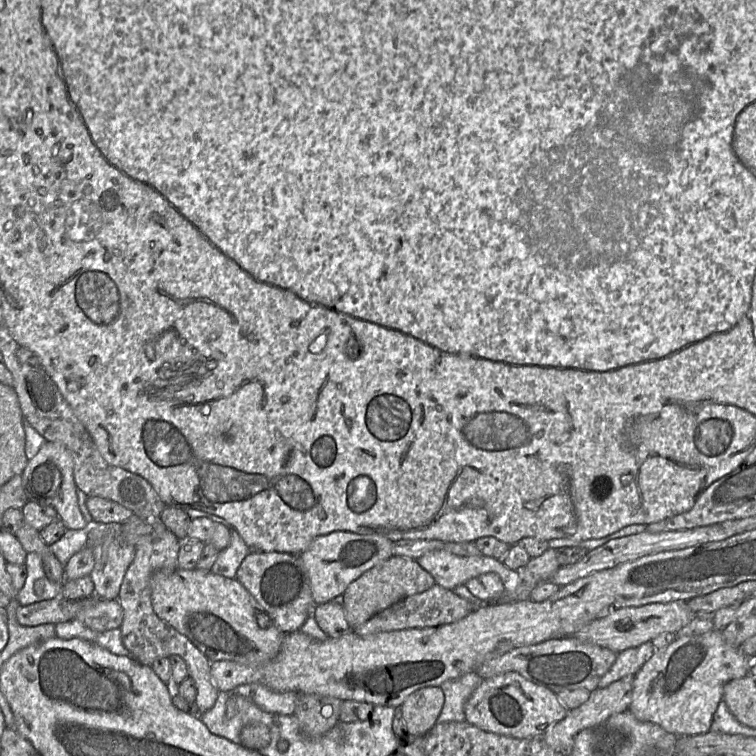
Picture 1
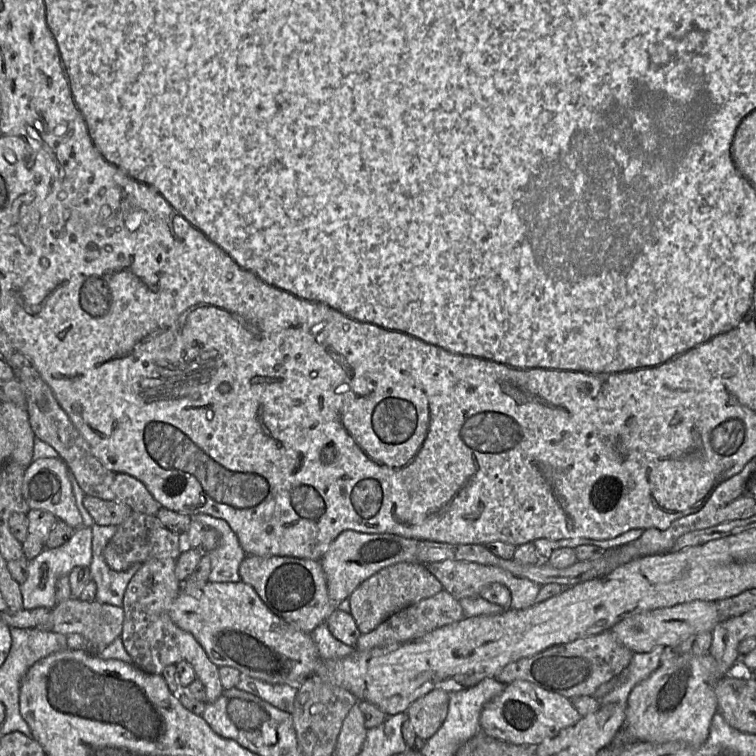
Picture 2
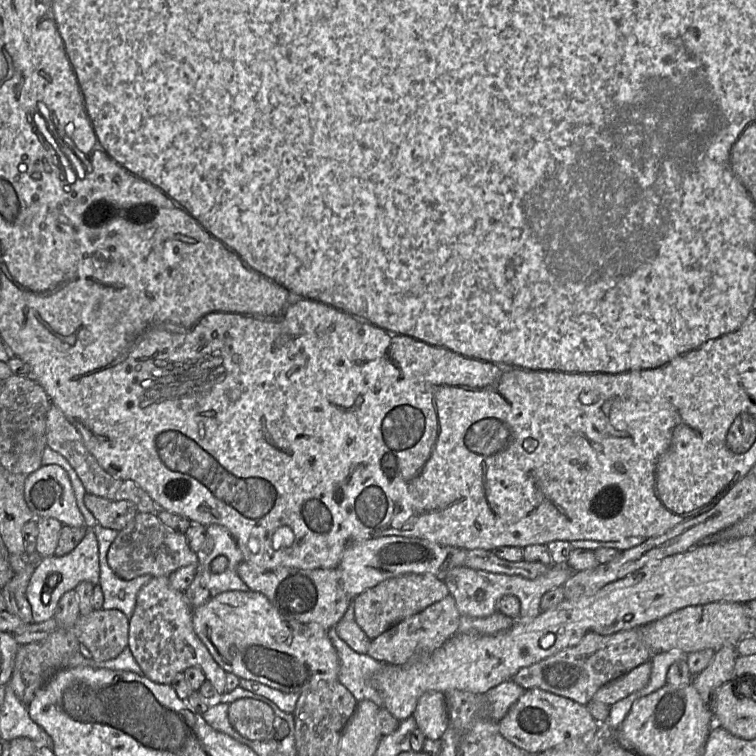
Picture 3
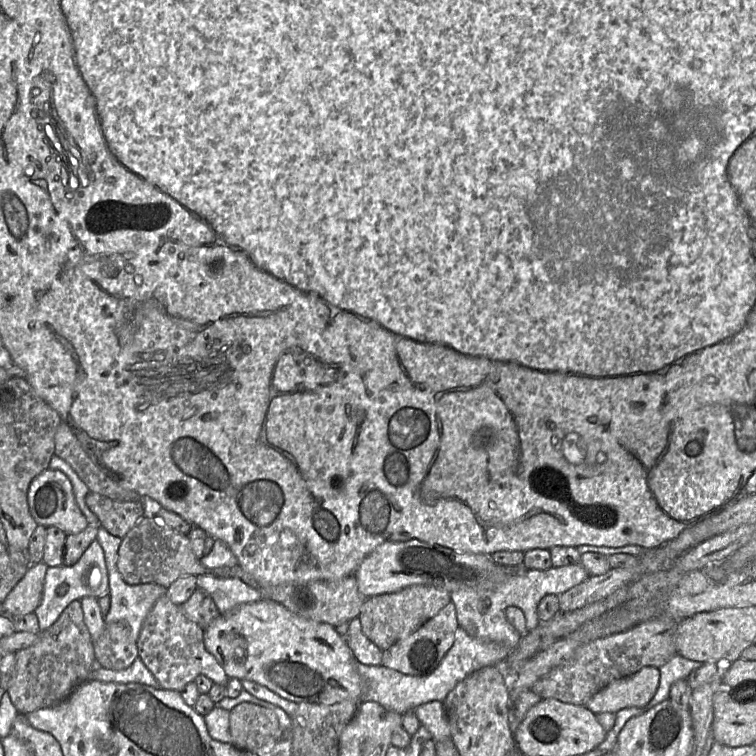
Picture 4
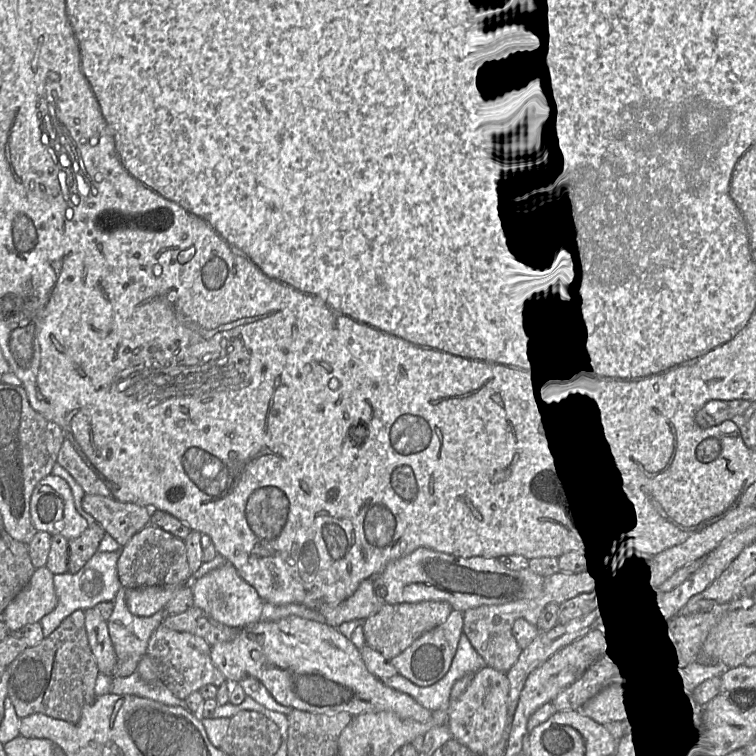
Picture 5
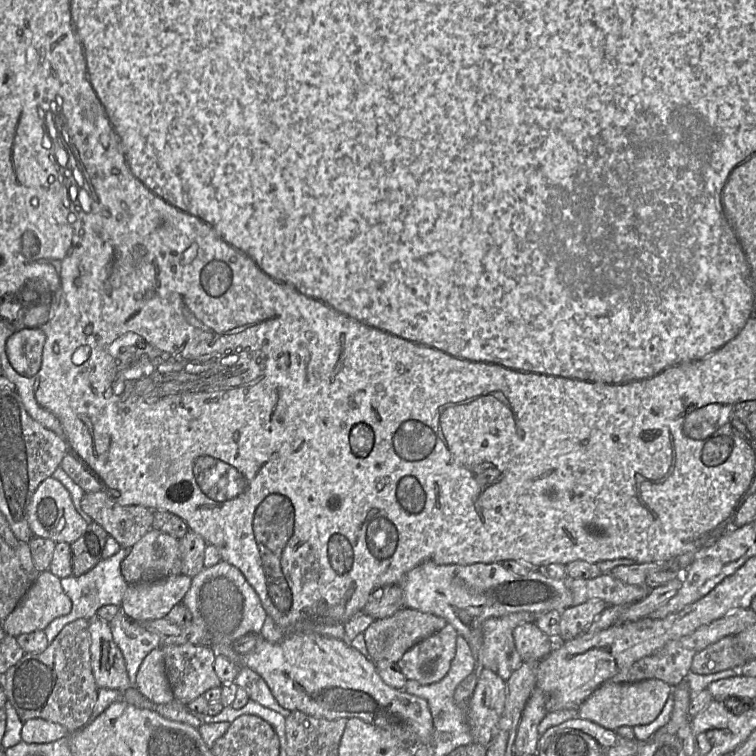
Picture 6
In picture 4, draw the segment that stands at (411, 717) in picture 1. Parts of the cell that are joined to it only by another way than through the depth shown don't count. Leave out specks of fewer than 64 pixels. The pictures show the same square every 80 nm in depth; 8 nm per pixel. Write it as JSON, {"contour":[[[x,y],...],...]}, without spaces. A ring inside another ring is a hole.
{"contour":[[[431,701],[412,710],[419,722],[426,728],[436,742],[451,738],[444,702]]]}

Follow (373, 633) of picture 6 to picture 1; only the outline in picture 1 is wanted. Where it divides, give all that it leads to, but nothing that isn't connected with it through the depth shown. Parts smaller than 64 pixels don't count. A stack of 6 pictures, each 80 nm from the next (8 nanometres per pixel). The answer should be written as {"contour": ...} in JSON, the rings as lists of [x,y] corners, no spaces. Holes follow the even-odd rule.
{"contour":[[[393,555],[349,584],[343,594],[343,609],[346,619],[351,628],[357,628],[377,613],[406,597],[422,593],[435,584],[433,576],[423,569],[416,560]]]}

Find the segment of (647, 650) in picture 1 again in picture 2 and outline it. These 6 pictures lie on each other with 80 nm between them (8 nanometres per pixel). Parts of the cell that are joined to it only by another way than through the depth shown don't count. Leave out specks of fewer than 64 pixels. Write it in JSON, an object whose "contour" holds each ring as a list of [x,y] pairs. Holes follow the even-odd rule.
{"contour":[[[663,646],[649,652],[634,653],[629,666],[618,677],[612,679],[615,683],[613,690],[599,701],[602,704],[617,703],[627,706],[632,689],[659,667],[662,655]]]}

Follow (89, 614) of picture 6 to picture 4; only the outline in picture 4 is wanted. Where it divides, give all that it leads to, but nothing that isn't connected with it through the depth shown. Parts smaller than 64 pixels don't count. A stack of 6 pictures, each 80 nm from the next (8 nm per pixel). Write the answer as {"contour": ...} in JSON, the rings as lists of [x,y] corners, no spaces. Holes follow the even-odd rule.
{"contour":[[[95,539],[74,565],[66,566],[63,564],[48,567],[44,581],[43,598],[35,610],[40,632],[48,630],[72,601],[80,601],[87,596],[99,598],[104,595],[109,595],[108,569],[104,551],[98,540]]]}

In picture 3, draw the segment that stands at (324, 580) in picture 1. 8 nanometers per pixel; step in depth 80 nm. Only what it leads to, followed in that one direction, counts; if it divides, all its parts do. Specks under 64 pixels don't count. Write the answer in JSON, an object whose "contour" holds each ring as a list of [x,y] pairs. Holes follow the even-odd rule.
{"contour":[[[386,536],[364,541],[354,541],[344,550],[336,568],[343,589],[352,599],[379,583],[409,574],[431,574],[443,581],[446,573],[464,565],[464,549],[442,546],[420,538]]]}

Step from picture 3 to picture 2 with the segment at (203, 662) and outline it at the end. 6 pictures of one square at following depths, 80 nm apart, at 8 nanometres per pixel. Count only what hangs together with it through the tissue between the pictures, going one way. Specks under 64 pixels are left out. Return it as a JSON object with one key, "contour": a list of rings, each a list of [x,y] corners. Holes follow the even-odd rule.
{"contour":[[[173,558],[150,559],[142,563],[131,578],[123,596],[123,629],[121,639],[134,664],[141,670],[160,674],[168,665],[186,661],[194,668],[196,678],[205,687],[205,703],[214,702],[223,692],[219,667],[207,656],[203,647],[188,632],[179,628],[170,618],[169,609],[181,591],[176,578]]]}

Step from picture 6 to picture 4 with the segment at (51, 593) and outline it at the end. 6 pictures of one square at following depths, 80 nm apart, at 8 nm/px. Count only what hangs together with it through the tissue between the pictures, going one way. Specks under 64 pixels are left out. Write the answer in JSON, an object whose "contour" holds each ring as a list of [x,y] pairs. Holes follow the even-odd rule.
{"contour":[[[42,561],[30,564],[24,577],[11,590],[3,602],[5,614],[10,617],[34,612],[42,601],[48,566]]]}

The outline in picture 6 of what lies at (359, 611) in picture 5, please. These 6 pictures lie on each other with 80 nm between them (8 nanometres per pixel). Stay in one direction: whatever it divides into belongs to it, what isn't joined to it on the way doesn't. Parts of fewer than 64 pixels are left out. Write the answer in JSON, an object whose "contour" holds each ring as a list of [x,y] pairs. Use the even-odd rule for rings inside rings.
{"contour":[[[390,585],[375,589],[370,595],[362,613],[374,619],[392,616],[405,608],[404,595],[399,585]]]}

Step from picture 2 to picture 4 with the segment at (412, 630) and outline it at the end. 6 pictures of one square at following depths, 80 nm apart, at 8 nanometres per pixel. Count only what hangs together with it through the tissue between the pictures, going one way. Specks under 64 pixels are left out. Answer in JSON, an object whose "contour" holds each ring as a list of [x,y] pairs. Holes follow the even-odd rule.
{"contour":[[[450,602],[414,633],[383,651],[382,665],[410,676],[429,676],[439,667],[452,647],[458,627],[456,607]]]}

